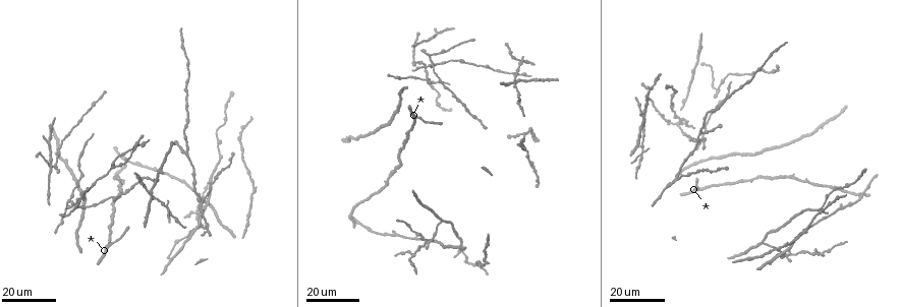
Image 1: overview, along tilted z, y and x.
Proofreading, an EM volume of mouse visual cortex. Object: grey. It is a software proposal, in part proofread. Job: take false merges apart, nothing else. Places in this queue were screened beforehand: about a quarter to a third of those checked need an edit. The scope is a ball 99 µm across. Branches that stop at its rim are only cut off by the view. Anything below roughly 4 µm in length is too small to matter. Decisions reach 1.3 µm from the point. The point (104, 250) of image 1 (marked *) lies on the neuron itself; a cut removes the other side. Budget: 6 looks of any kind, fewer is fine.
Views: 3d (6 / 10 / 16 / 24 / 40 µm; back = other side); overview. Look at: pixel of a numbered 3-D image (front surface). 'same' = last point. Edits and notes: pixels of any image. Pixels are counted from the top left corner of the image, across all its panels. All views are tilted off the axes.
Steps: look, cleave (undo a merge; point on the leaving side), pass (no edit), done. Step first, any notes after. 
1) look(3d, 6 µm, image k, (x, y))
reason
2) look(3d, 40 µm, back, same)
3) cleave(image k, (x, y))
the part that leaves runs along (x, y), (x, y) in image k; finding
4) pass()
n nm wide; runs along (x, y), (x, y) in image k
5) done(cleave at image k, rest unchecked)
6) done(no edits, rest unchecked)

look(3d, 24 µm, image 1, (413, 76))

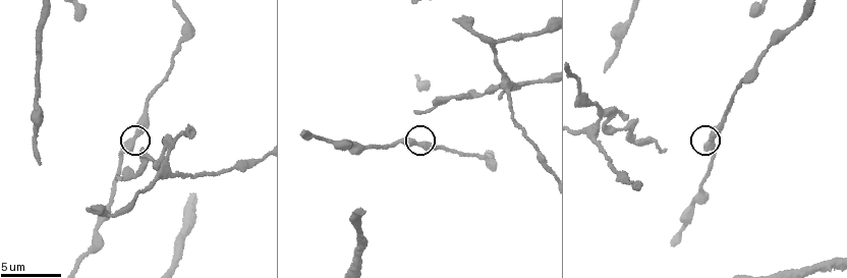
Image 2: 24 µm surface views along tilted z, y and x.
look(3d, 6 µm, image 2, (409, 143))
zoom in

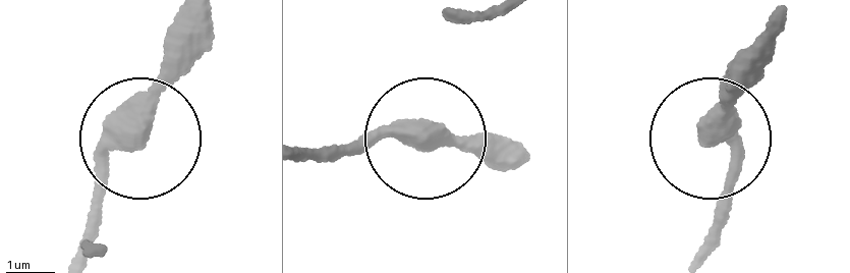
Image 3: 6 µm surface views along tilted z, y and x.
pass()
side arm 69 µm; one neuron here

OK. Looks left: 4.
look(3d, 24 µm, image 1, (643, 154))
two arms at a narrow angle

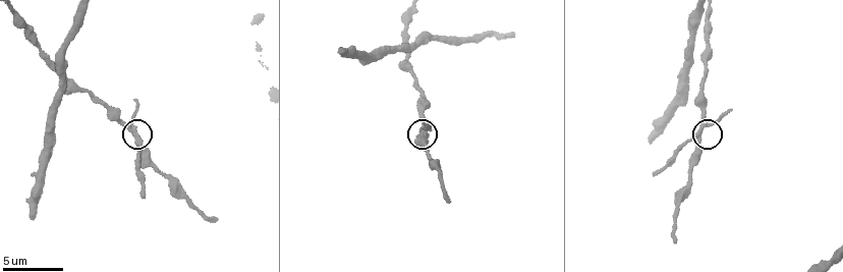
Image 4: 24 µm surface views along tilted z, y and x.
look(3d, 6 µm, image 4, (698, 135))
zoom in

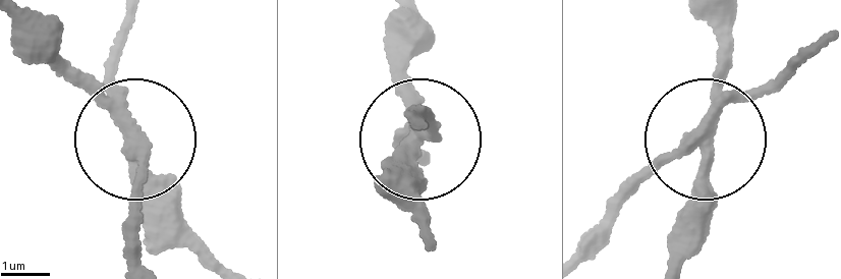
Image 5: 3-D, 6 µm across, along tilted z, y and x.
cleave(image 5, (115, 54))
4 arms; two neurons meet here

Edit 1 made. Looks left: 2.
done(cleave at image 5, rest unchecked)

